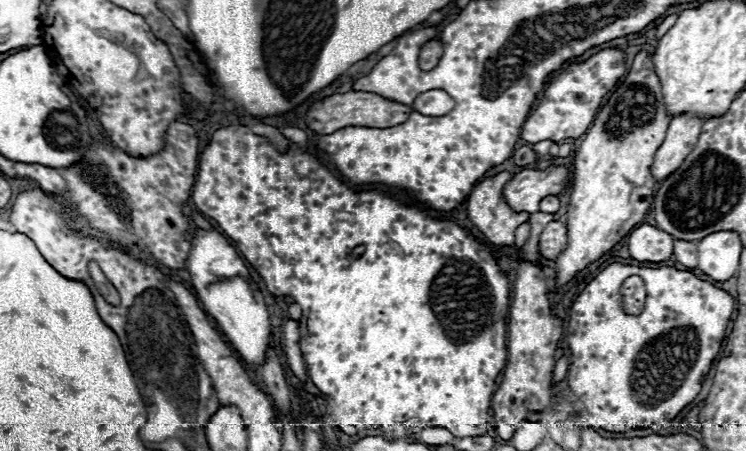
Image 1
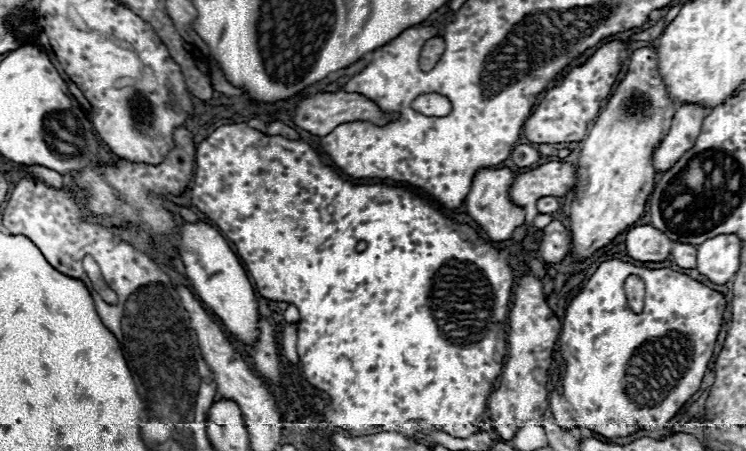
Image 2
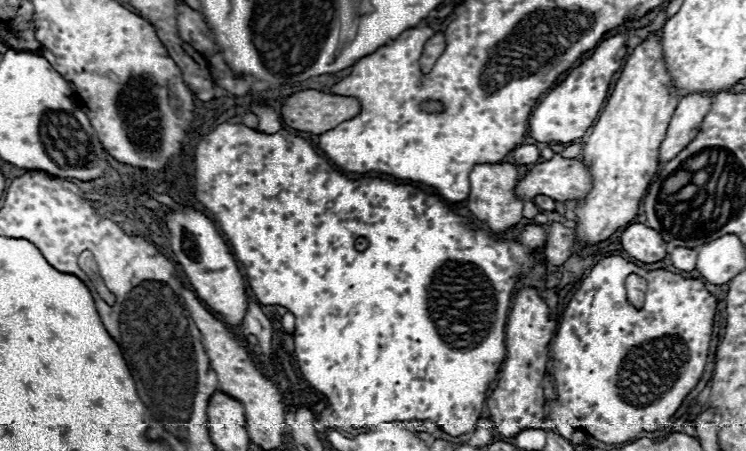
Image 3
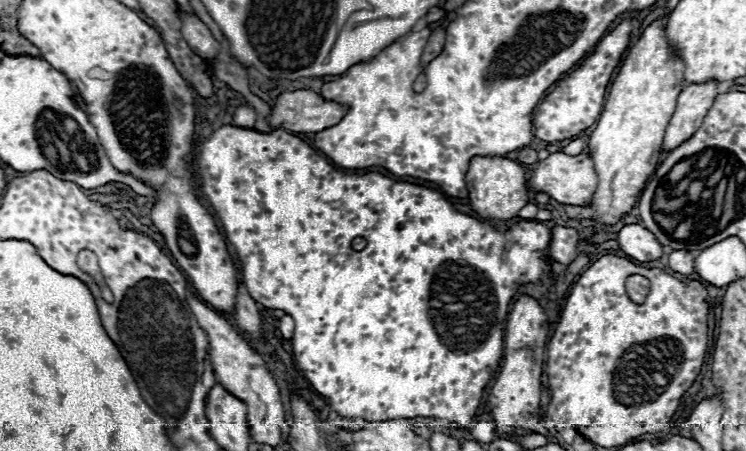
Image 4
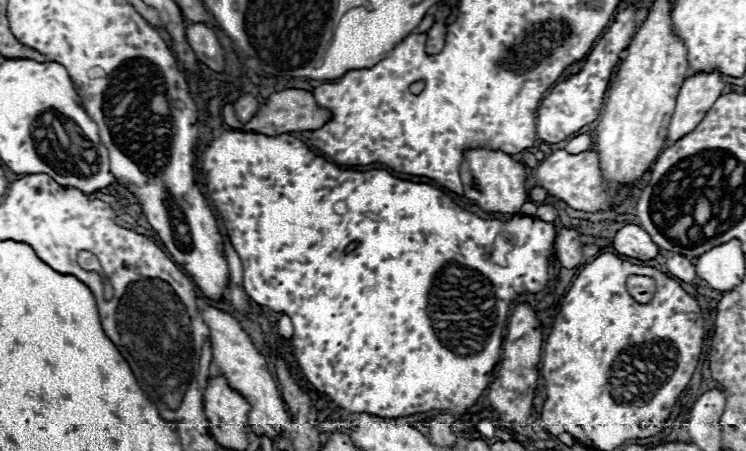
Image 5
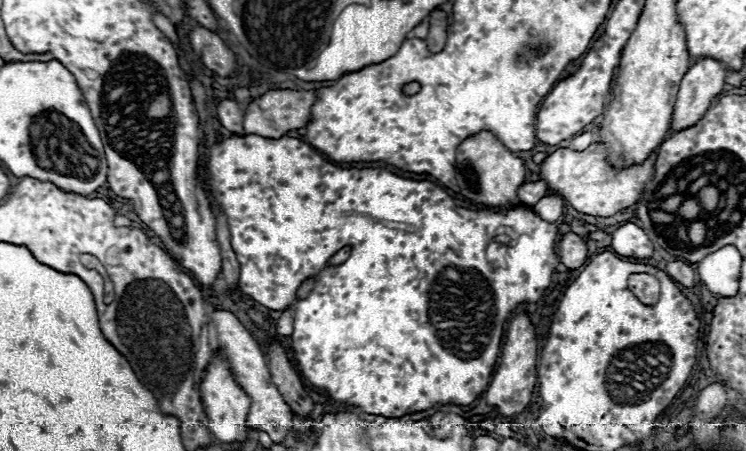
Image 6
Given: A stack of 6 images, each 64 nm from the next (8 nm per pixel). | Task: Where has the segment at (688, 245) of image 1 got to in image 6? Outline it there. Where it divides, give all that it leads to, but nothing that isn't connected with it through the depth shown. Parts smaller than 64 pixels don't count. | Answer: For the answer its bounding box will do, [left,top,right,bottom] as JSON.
[666,260,694,288]

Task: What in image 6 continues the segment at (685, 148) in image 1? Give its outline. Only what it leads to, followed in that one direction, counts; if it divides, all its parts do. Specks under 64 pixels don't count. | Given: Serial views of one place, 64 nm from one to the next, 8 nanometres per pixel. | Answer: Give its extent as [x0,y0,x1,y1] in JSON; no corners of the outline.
[670,58,726,132]

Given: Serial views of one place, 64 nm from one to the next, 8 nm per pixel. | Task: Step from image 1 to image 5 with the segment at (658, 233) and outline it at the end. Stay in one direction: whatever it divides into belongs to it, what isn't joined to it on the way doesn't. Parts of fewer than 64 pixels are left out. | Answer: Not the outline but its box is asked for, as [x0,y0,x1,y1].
[614,224,658,260]

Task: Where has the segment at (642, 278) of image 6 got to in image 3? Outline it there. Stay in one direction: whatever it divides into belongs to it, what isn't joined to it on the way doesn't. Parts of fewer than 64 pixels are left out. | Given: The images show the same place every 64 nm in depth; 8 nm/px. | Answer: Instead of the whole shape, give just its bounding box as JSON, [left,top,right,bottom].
[626,274,646,308]

